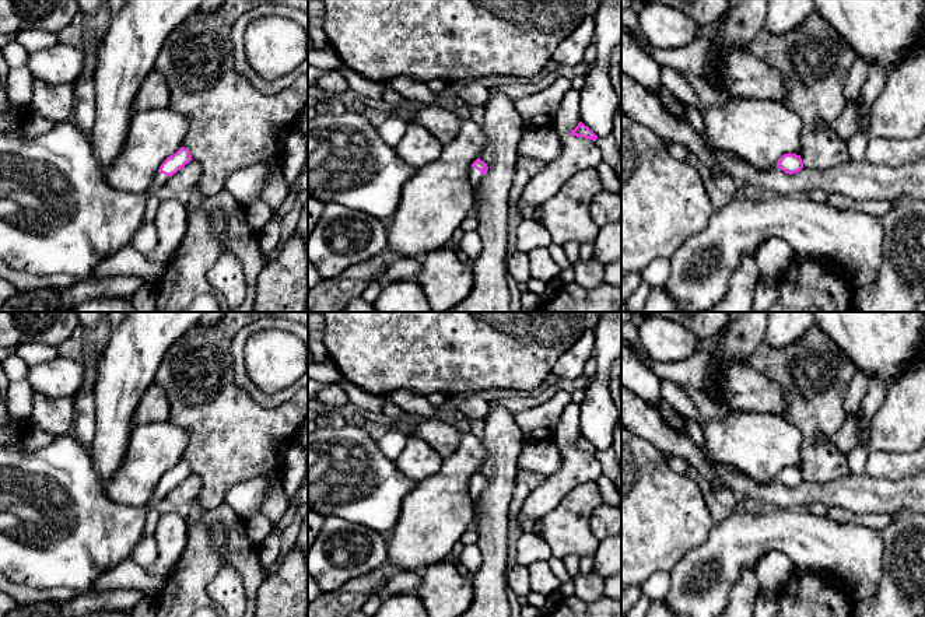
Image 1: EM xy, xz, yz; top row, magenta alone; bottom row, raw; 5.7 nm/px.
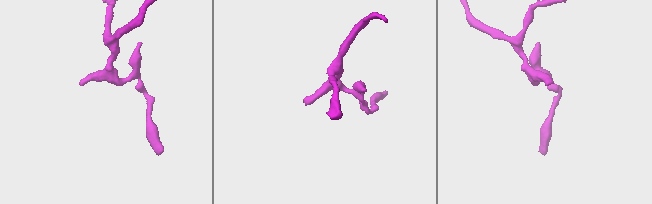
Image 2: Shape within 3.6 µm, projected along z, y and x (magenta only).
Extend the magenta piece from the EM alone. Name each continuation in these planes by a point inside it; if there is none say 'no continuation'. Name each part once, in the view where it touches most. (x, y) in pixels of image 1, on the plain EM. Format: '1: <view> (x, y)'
1: xz (475, 488)

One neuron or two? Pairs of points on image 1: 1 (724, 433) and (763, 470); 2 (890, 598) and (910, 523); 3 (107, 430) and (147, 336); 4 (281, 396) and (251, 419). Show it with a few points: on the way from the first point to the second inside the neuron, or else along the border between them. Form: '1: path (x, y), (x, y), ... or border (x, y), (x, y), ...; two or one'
1: path (733, 441), (753, 461); one
2: path (908, 579), (910, 542); one
3: path (115, 406), (116, 391), (130, 360); one
4: border (293, 396), (273, 407), (260, 405); two

